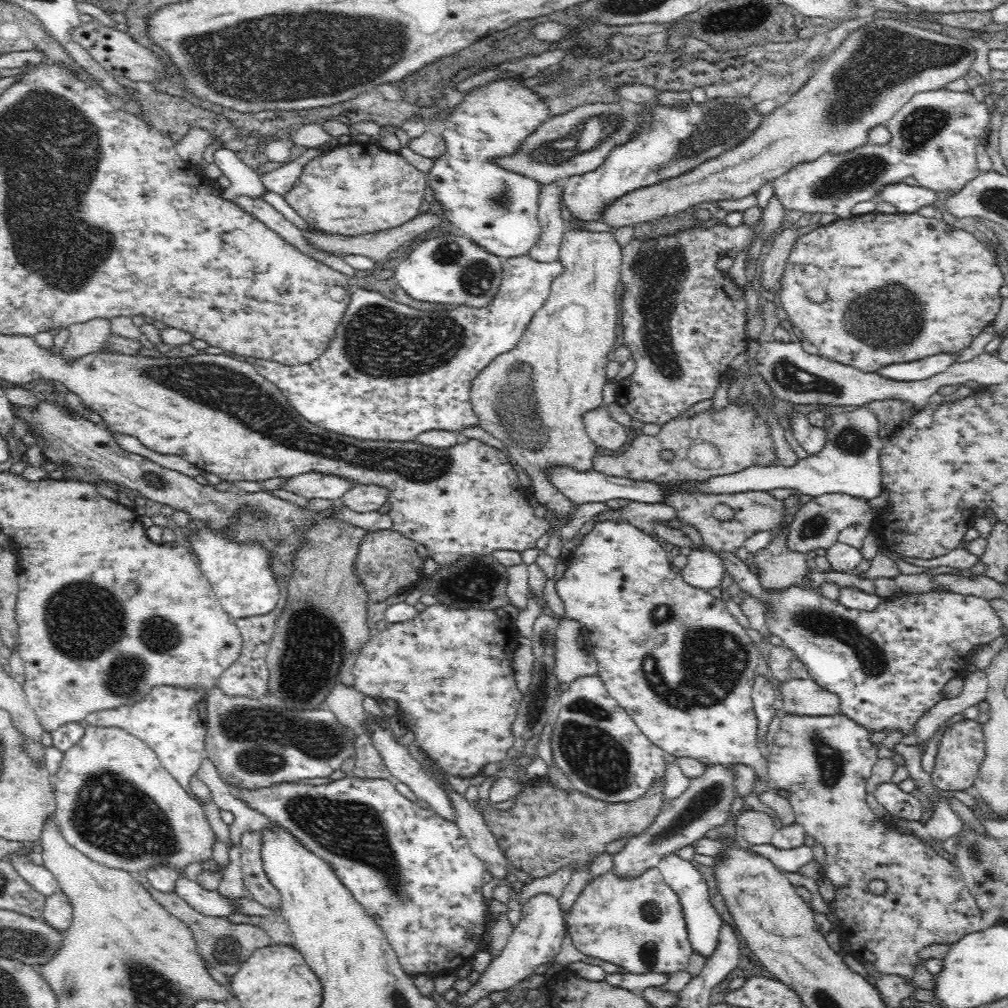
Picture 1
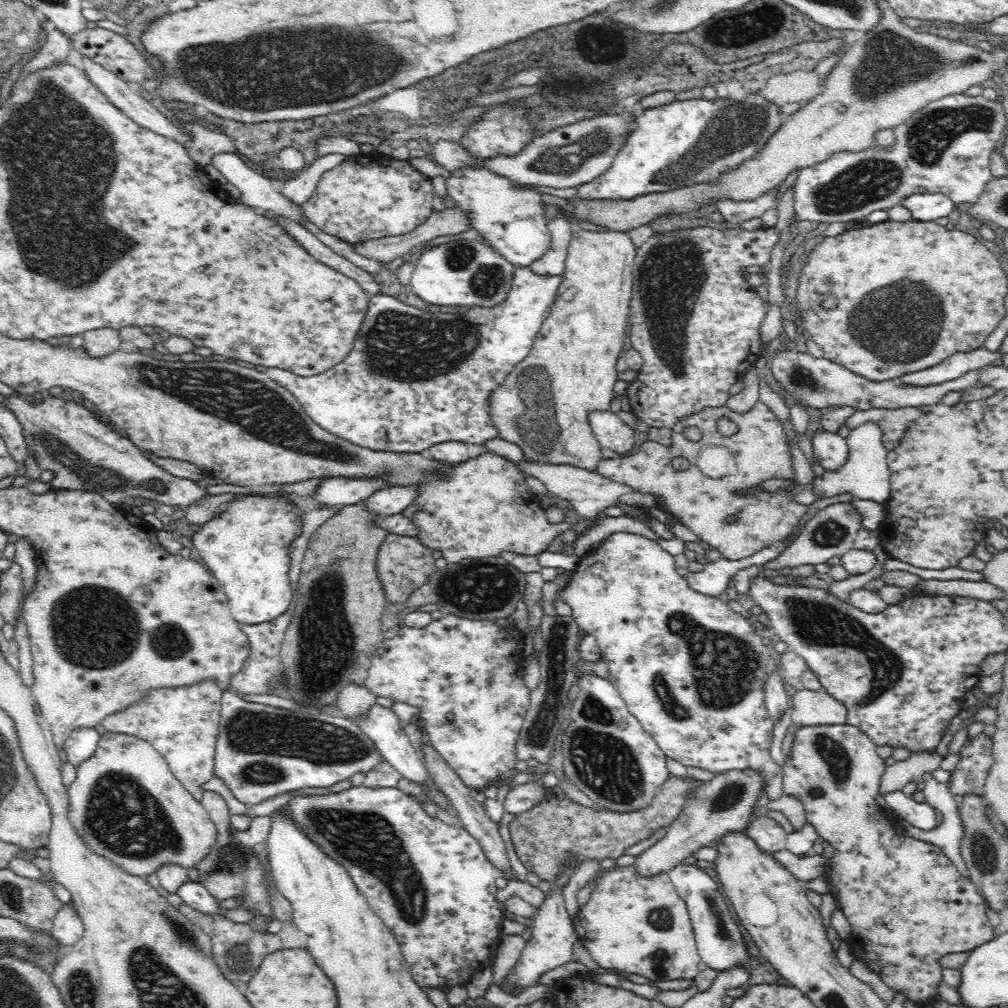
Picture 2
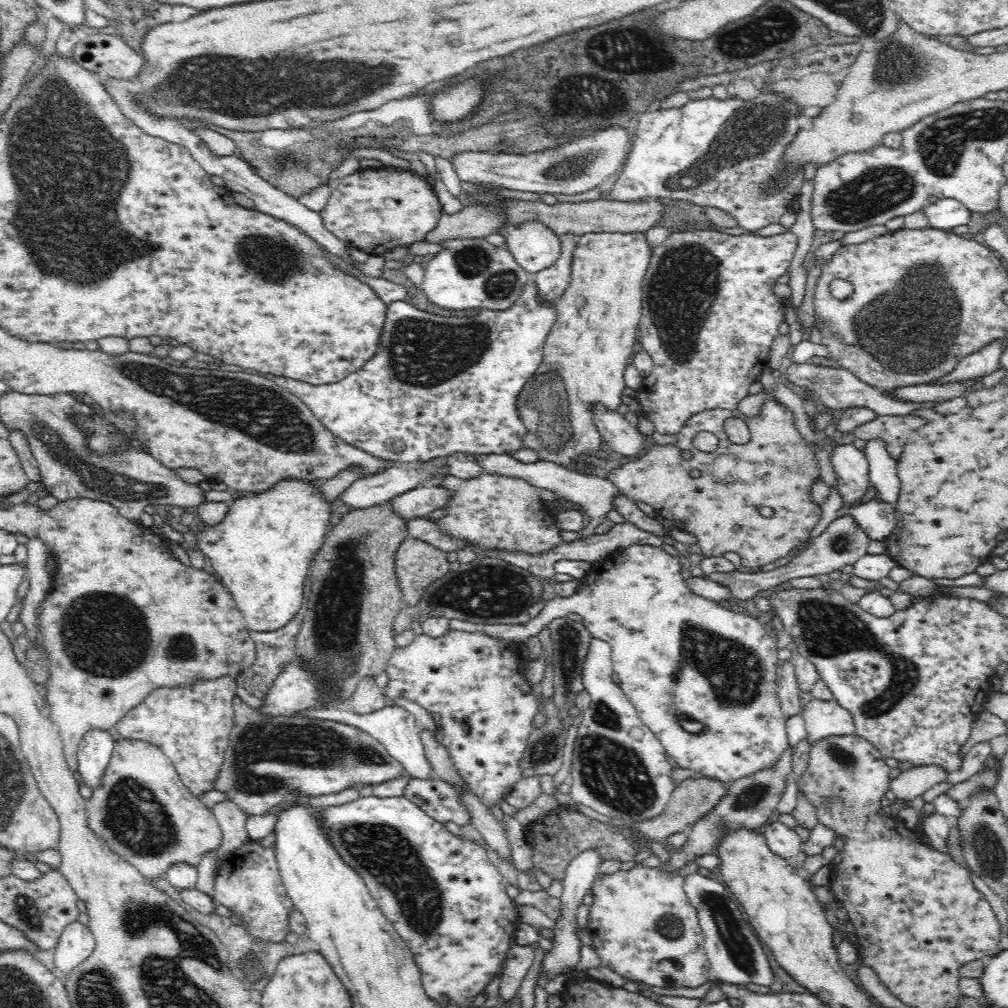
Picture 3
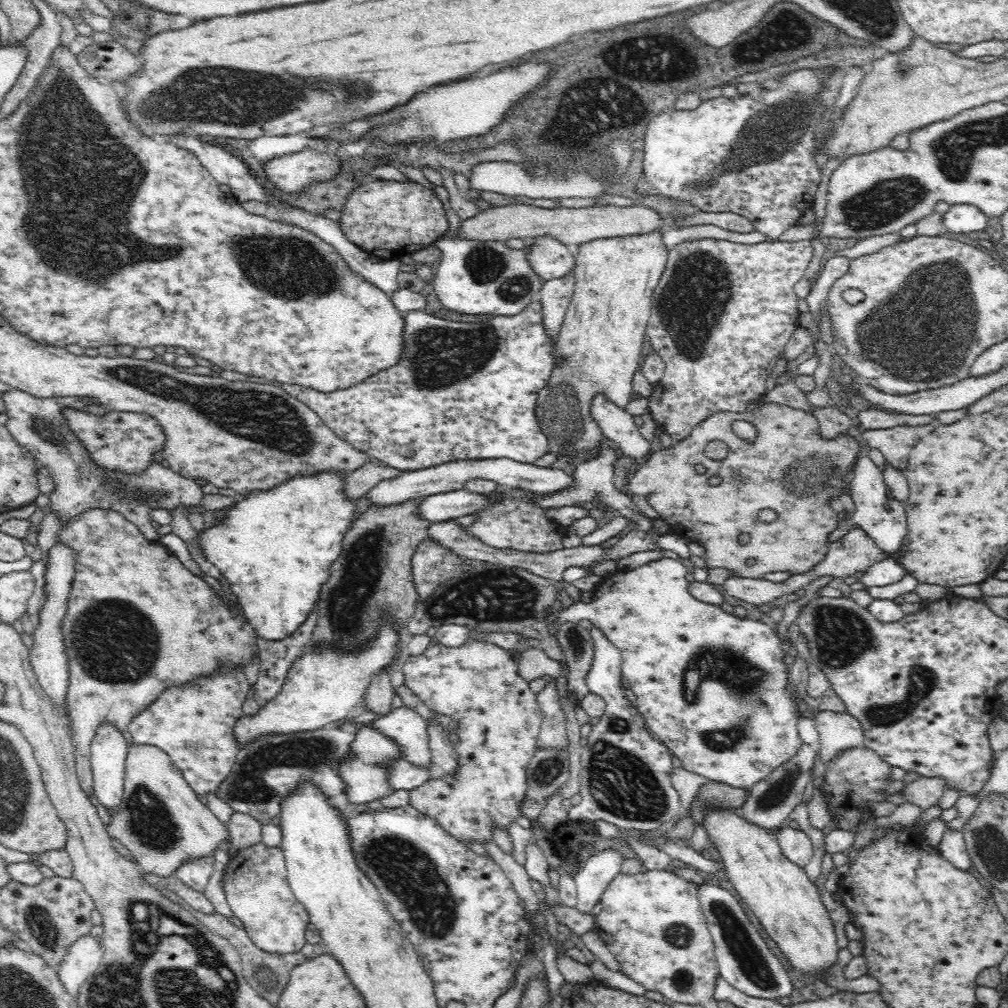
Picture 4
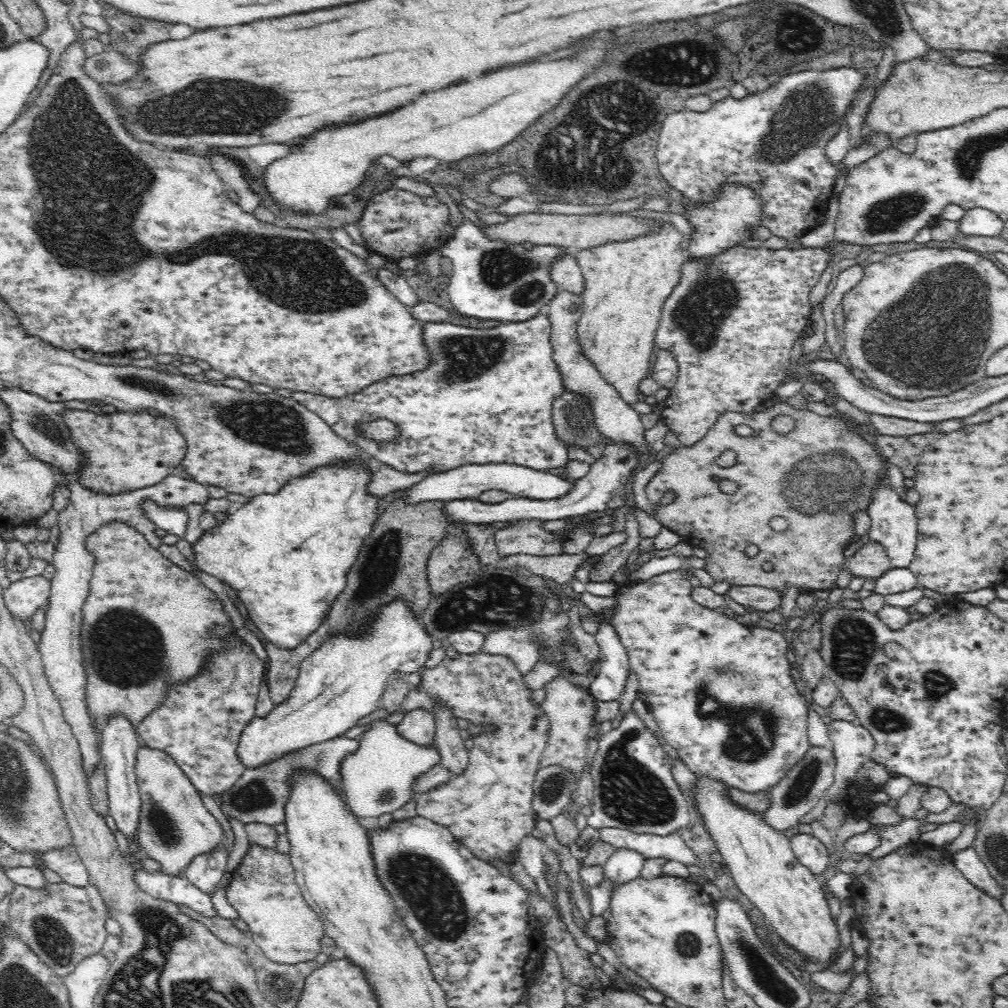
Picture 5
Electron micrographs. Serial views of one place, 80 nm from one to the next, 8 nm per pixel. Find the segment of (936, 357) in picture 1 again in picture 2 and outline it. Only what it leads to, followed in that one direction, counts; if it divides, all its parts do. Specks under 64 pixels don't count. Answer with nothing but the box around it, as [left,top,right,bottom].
[895,346,1002,385]

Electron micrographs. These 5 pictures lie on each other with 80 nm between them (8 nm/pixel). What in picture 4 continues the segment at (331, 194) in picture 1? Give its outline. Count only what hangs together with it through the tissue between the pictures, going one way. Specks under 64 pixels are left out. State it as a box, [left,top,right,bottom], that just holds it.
[338,178,448,259]

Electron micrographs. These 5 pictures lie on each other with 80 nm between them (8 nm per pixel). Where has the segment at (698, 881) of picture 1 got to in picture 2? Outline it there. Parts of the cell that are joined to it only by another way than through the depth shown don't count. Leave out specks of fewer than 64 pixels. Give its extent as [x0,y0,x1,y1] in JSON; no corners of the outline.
[665,861,752,973]

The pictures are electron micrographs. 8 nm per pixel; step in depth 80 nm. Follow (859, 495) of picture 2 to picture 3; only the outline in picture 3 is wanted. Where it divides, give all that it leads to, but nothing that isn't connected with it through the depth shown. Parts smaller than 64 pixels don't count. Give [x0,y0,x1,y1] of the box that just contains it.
[858,438,900,504]

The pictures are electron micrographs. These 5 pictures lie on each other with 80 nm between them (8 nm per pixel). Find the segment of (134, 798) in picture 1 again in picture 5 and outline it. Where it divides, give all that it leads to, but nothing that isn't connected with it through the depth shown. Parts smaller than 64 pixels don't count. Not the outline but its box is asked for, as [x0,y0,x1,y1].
[129,745,225,877]

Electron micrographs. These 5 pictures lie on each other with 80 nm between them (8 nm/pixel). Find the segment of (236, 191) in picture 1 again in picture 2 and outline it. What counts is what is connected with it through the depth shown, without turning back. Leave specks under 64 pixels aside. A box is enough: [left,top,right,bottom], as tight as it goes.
[210,153,310,228]

